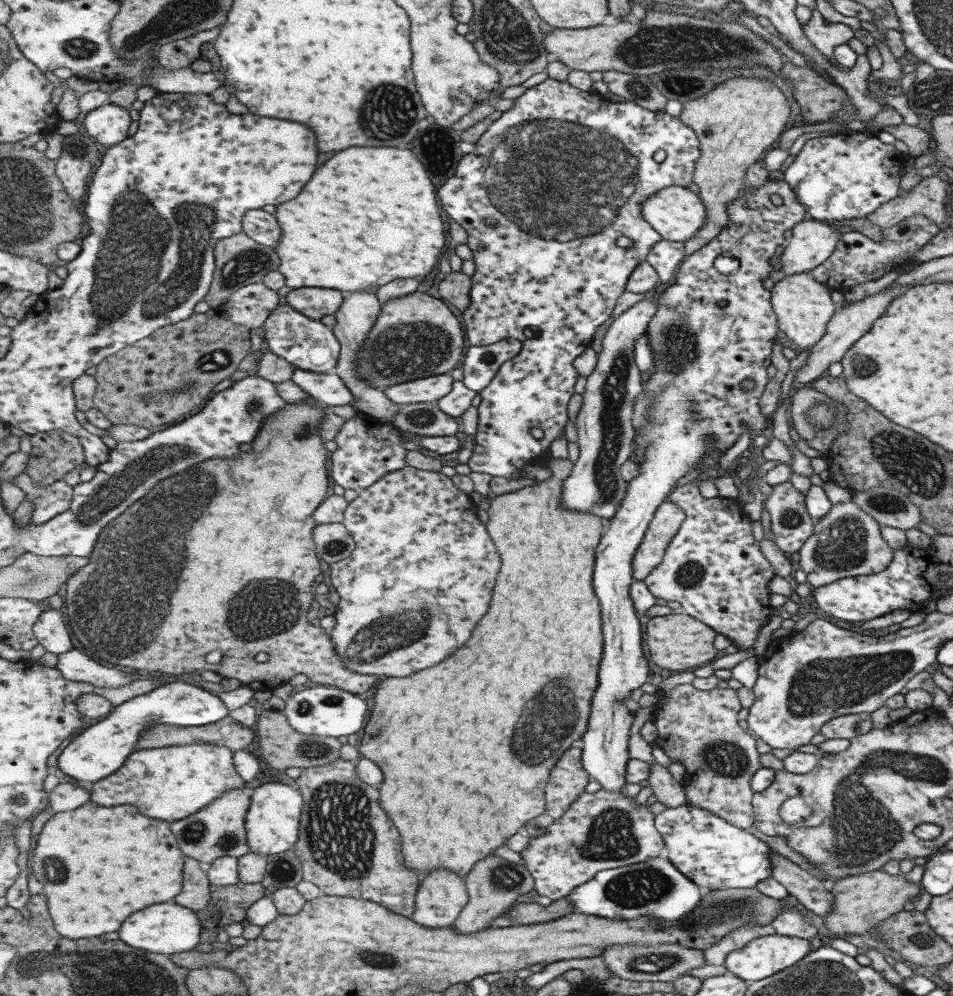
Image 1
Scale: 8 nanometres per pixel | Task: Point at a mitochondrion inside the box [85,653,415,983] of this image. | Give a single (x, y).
(339, 836)

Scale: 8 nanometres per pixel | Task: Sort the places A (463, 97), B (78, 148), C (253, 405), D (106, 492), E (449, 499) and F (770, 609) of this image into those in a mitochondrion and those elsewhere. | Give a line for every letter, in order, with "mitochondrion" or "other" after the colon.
A: other
B: mitochondrion
C: mitochondrion
D: mitochondrion
E: other
F: other

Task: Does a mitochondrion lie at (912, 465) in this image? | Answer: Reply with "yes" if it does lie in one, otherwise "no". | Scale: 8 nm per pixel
yes

